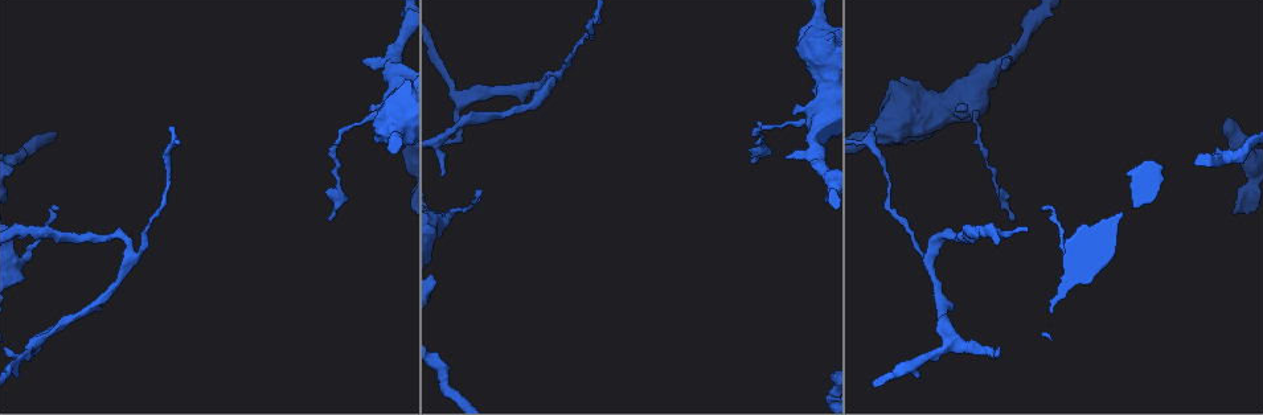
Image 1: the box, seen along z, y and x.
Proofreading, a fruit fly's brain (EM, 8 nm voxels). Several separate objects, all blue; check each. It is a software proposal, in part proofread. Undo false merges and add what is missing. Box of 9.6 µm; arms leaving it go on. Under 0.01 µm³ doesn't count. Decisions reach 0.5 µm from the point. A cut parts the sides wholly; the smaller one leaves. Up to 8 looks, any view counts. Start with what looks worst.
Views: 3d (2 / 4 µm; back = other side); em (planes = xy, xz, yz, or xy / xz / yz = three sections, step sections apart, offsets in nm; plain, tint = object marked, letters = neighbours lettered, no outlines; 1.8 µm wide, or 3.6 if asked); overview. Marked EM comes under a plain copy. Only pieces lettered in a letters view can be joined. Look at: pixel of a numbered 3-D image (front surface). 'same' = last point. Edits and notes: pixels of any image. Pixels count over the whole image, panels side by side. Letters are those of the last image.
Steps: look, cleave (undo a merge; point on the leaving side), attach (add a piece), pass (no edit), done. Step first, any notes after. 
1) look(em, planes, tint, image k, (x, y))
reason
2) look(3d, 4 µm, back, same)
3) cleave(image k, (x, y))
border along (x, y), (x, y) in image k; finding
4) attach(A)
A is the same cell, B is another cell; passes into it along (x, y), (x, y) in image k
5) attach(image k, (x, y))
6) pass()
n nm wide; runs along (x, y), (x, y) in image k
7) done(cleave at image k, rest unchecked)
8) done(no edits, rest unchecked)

look(em, yz, step 16, letters, image 1, (753, 163))
long arm stops here

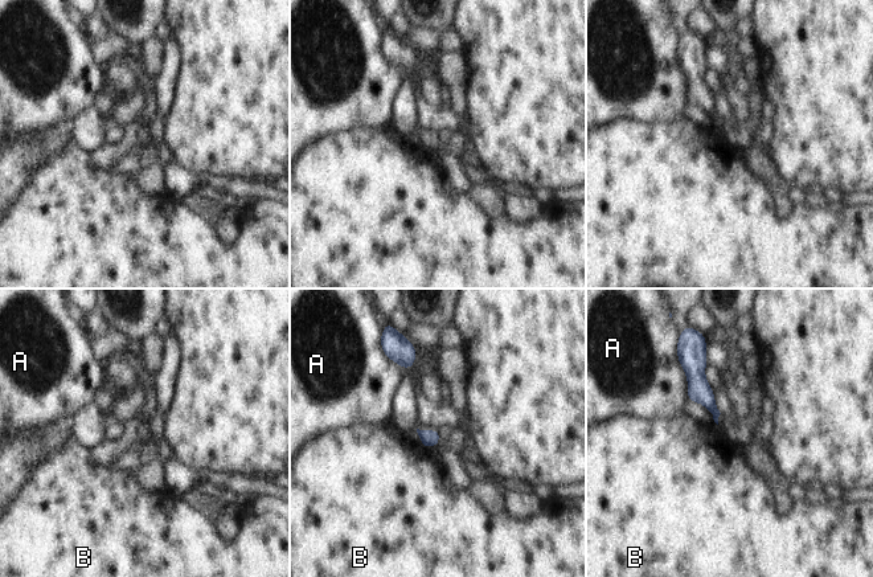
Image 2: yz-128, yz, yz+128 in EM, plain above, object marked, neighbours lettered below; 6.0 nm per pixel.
look(em, planes, letters, same)

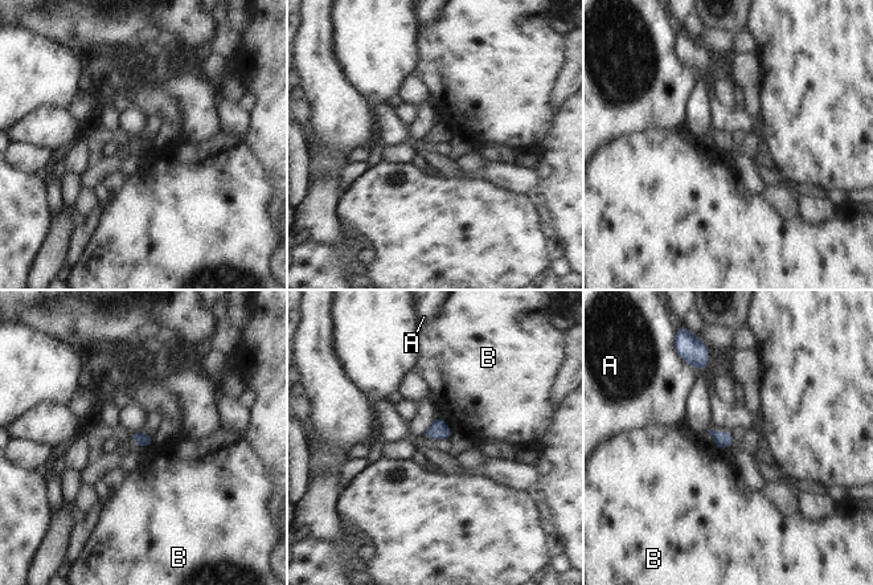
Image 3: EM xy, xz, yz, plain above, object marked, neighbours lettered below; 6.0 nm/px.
pass()
A and B are other cells; no lettered piece goes on from it

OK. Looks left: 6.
look(3d, 4 µm, image 1, (1011, 63))
branch stops here

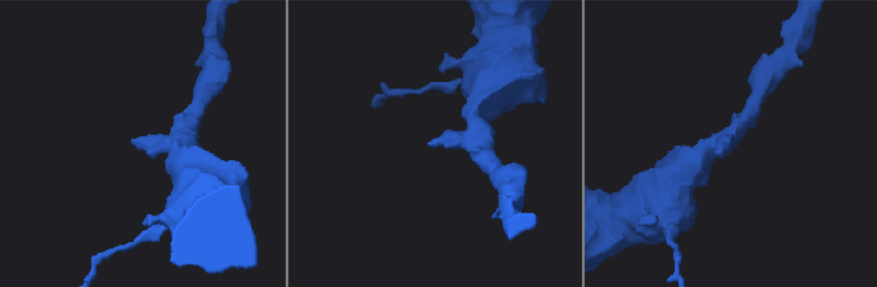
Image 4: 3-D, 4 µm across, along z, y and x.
look(em, yz, step 8, letters, image 4, (427, 143))
now the EM

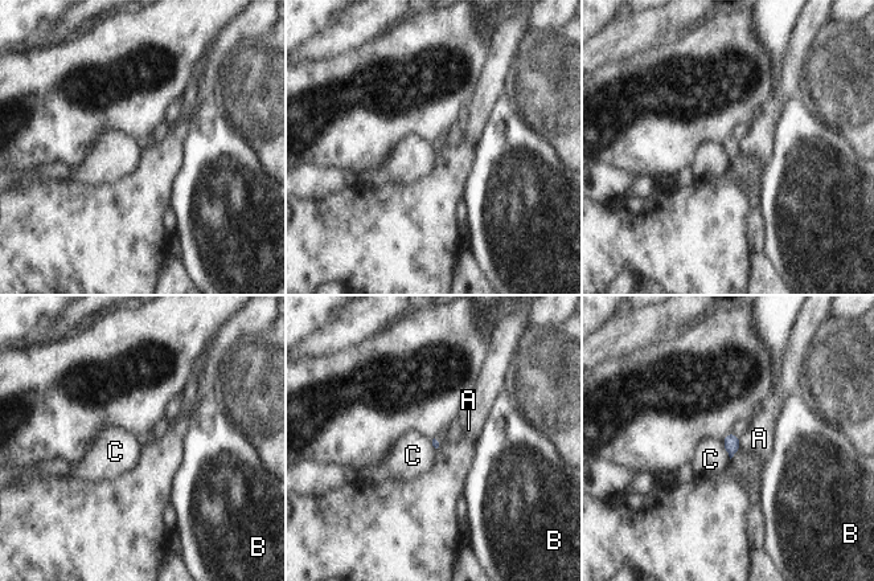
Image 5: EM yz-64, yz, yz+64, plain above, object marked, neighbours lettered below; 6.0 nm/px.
look(em, planes, letters, same)

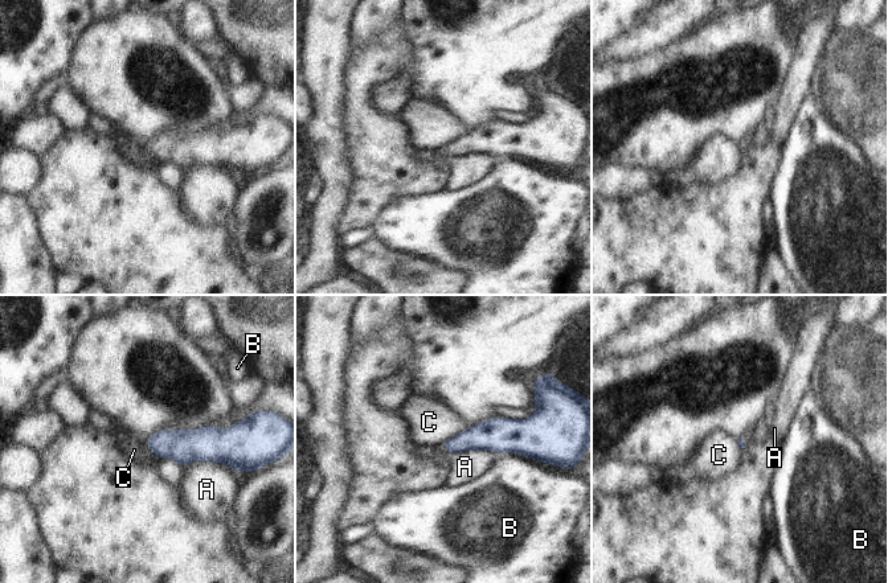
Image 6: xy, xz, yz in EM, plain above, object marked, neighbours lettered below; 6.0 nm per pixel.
pass()
A, B and C are other cells; border along (465, 428), (444, 442) in image 6; none of them fits

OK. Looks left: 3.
look(em, xz, step 16, tint, image 1, (1025, 230))
branch stops here

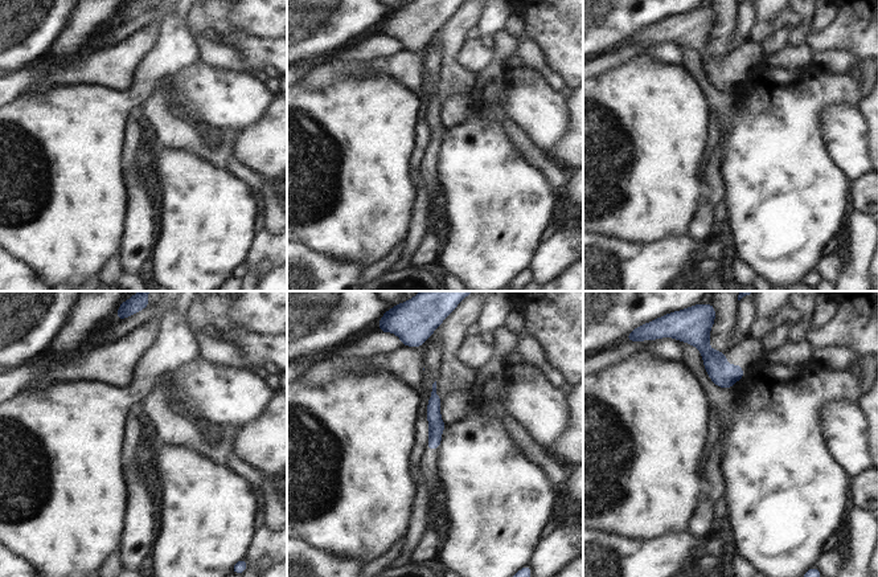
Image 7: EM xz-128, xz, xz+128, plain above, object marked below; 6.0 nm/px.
look(em, planes, letters, same)

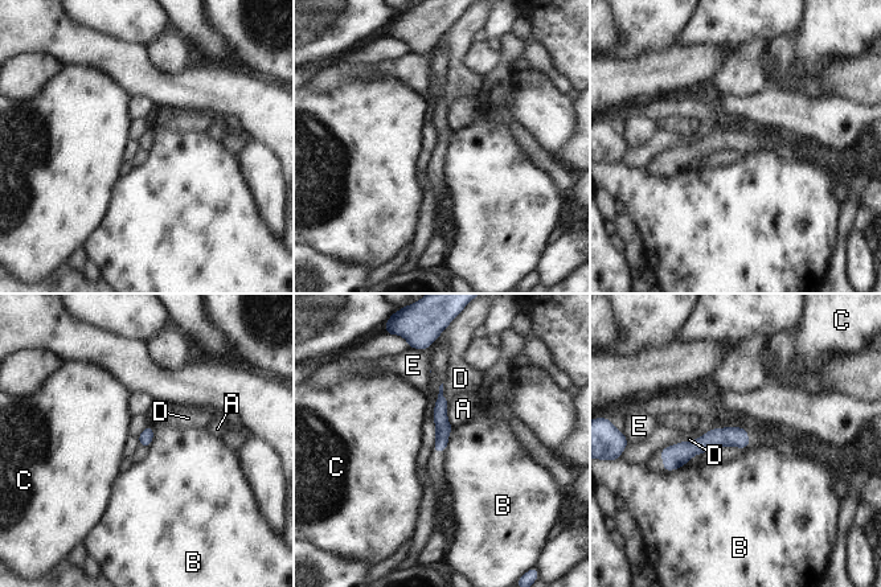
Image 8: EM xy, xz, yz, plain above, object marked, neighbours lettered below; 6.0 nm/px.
pass()
B touches over 180 nm; A, B, C, D and E are other cells; no lettered piece goes on from it

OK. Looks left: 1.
done(no edits, rest unchecked)

